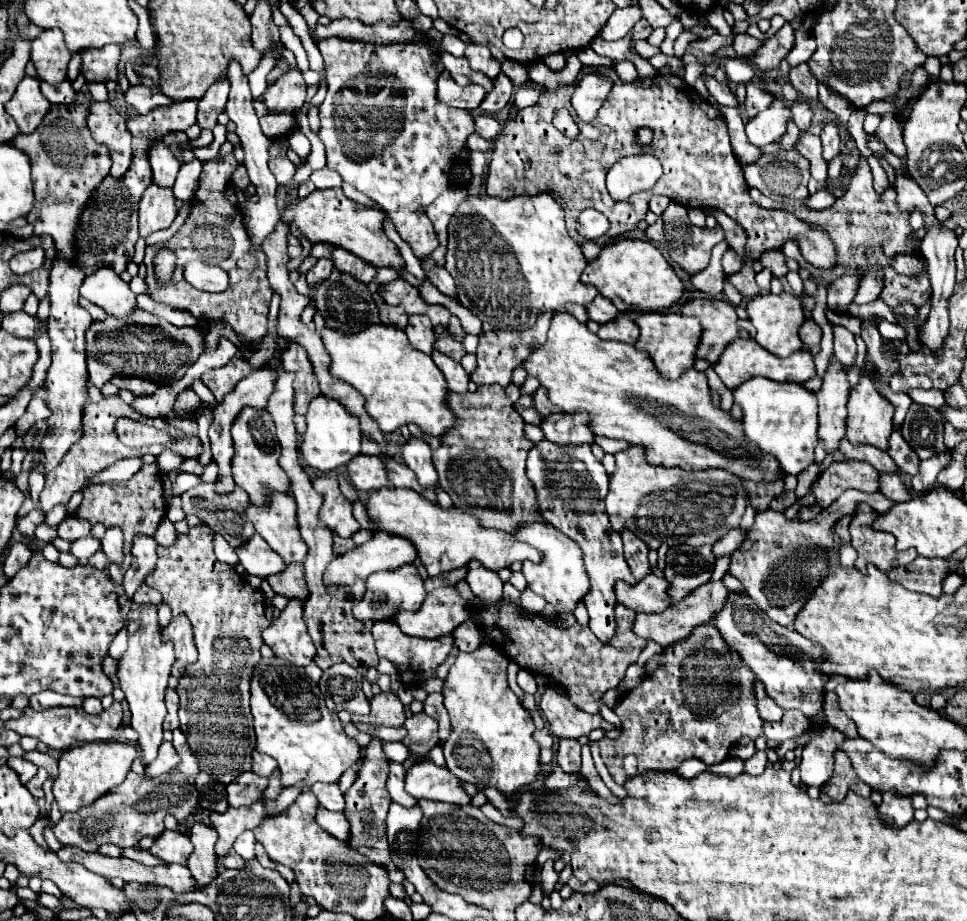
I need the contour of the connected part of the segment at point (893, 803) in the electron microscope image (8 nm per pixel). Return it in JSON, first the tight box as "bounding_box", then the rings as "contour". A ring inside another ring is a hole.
{"bounding_box":[880,795,914,827],"contour":[[[884,795],[880,803],[880,813],[888,819],[888,823],[904,827],[908,821],[914,819],[914,807],[910,797],[898,797],[898,795]]]}

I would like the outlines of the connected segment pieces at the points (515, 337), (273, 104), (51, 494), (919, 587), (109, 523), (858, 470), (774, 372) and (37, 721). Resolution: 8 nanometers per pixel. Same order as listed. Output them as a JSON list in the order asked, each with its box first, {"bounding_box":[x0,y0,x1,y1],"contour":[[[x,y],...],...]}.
[{"bounding_box":[470,311,554,387],"contour":[[[552,311],[540,313],[536,325],[530,331],[526,331],[526,333],[516,333],[516,331],[492,331],[492,333],[484,333],[480,337],[480,345],[478,345],[478,351],[476,351],[478,367],[472,371],[470,379],[476,385],[498,383],[498,385],[506,387],[512,381],[512,371],[522,365],[522,359],[526,359],[526,355],[530,355],[530,347],[538,347],[538,343],[546,341],[546,331],[550,327],[550,319],[552,317],[554,317]]]},{"bounding_box":[264,49,306,111],"contour":[[[282,49],[280,57],[290,63],[290,71],[282,75],[282,79],[278,79],[274,85],[266,87],[264,103],[270,111],[298,111],[306,99],[306,81],[296,69],[296,59],[290,49]]]},{"bounding_box":[40,395,136,513],"contour":[[[114,395],[112,397],[104,397],[100,403],[92,403],[92,401],[86,403],[86,409],[84,409],[86,421],[82,419],[82,425],[84,425],[82,439],[78,441],[78,445],[74,445],[68,451],[68,455],[64,457],[64,463],[60,463],[46,477],[46,487],[40,493],[40,505],[42,505],[44,513],[48,513],[58,503],[66,505],[68,499],[72,497],[72,493],[84,491],[88,487],[88,483],[90,483],[90,479],[92,479],[94,473],[110,467],[112,463],[116,463],[120,459],[136,457],[136,451],[130,449],[130,447],[126,447],[126,445],[122,445],[118,441],[118,437],[116,437],[116,419],[118,417],[130,417],[126,413],[134,413],[134,411],[124,401],[114,399]]]},{"bounding_box":[892,557,950,597],"contour":[[[918,557],[914,563],[892,571],[892,579],[900,583],[902,587],[906,587],[908,591],[924,593],[930,597],[940,597],[942,581],[948,573],[950,573],[950,565],[946,559]]]},{"bounding_box":[74,465,168,561],"contour":[[[144,465],[120,491],[114,491],[108,483],[104,485],[92,485],[84,491],[84,503],[76,509],[74,517],[86,519],[90,525],[102,523],[106,529],[110,527],[120,527],[124,533],[124,551],[126,551],[126,561],[130,561],[130,551],[132,551],[132,539],[140,535],[154,535],[160,521],[164,519],[168,509],[168,503],[164,501],[164,485],[162,477],[158,473],[158,467],[154,465]]]},{"bounding_box":[798,461,880,521],"contour":[[[836,461],[832,463],[822,477],[814,483],[814,493],[816,493],[816,509],[814,507],[804,507],[798,513],[798,519],[810,521],[814,519],[814,513],[821,512],[823,507],[832,505],[846,489],[858,489],[864,493],[874,493],[880,489],[880,473],[866,461]]]},{"bounding_box":[714,339,816,389],"contour":[[[734,339],[734,343],[730,343],[730,347],[726,347],[726,351],[718,357],[718,363],[714,363],[714,371],[728,389],[742,385],[744,381],[748,381],[756,375],[762,375],[772,381],[794,381],[794,383],[804,383],[816,375],[814,359],[806,349],[792,353],[786,359],[778,359],[776,355],[762,351],[762,347],[758,347],[758,343],[754,343],[754,339]]]},{"bounding_box":[4,703,122,751],"contour":[[[114,703],[112,707],[104,709],[100,715],[90,715],[82,707],[52,707],[52,709],[46,709],[46,711],[34,711],[30,707],[26,707],[20,719],[10,719],[10,721],[4,723],[4,727],[12,729],[12,731],[16,731],[20,735],[36,737],[48,749],[66,751],[66,749],[82,745],[82,743],[110,741],[114,731],[120,727],[120,721],[122,721],[122,707],[120,707],[120,703]]]}]

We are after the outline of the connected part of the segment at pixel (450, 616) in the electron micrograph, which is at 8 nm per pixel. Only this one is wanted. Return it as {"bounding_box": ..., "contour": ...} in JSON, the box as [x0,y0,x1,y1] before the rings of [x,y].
{"bounding_box":[396,587,470,639],"contour":[[[440,587],[440,605],[422,603],[418,611],[398,611],[396,625],[410,637],[436,639],[452,633],[470,617],[468,603],[454,587]]]}

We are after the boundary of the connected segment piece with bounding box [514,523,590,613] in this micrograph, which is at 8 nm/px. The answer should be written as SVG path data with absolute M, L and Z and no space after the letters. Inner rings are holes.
M526 523L520 527L518 533L514 533L514 537L538 547L544 553L544 561L540 565L526 561L522 567L528 587L536 591L538 595L542 595L548 603L552 603L558 613L574 613L576 605L584 599L584 595L590 589L588 577L584 571L584 563L582 563L582 551L578 543L566 537L564 533L560 533L556 527L544 525L544 523L532 523L532 525Z

